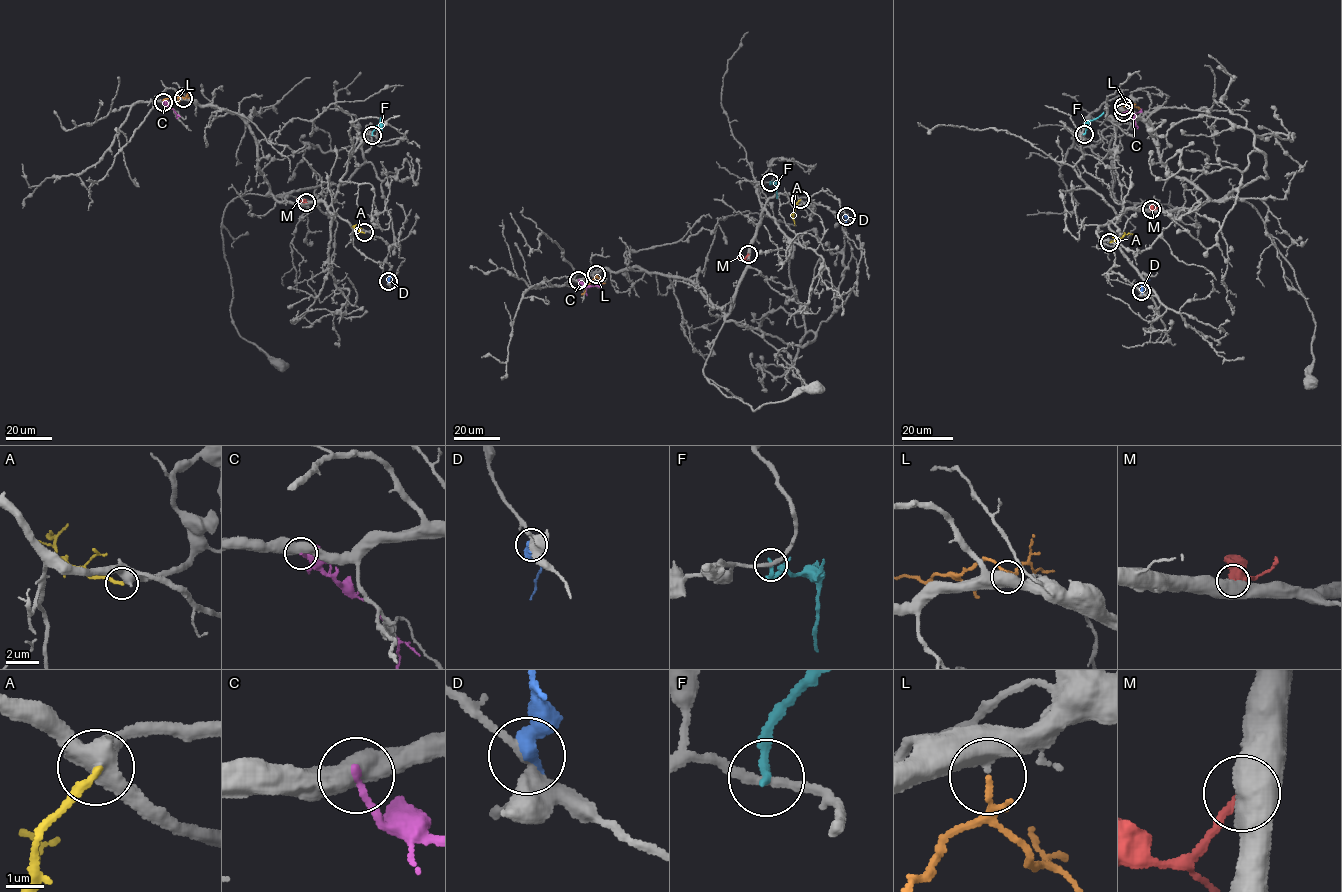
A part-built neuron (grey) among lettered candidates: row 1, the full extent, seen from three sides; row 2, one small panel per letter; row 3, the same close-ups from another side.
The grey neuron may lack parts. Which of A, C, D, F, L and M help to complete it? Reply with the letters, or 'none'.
L

